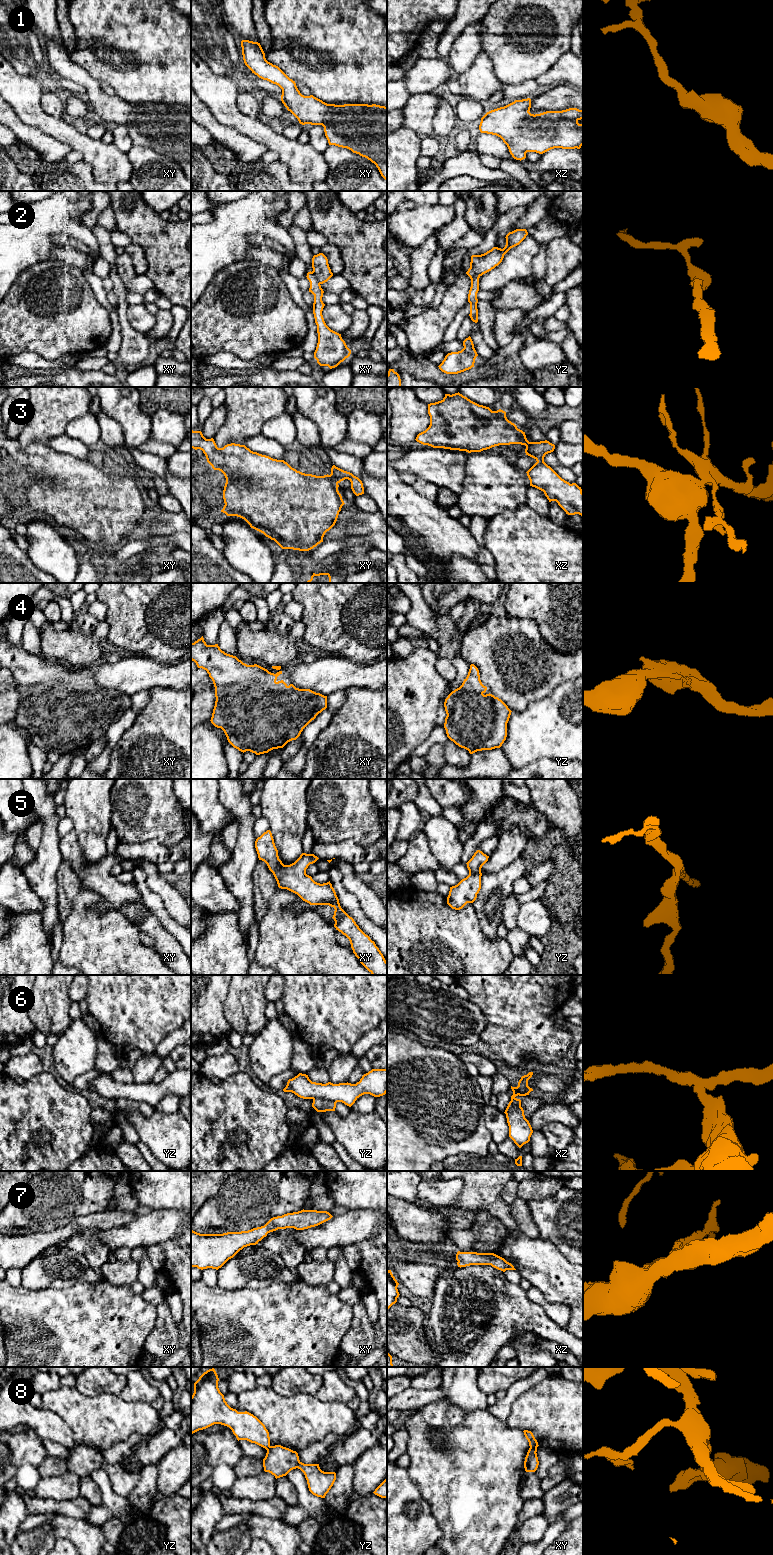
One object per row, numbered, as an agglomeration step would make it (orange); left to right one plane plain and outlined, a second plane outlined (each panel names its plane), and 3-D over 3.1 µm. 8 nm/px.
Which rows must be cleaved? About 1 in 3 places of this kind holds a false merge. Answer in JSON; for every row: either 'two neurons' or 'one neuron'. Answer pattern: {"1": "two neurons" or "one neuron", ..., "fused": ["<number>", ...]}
{"1": "one neuron", "2": "two neurons", "3": "two neurons", "4": "one neuron", "5": "one neuron", "6": "two neurons", "7": "one neuron", "8": "two neurons", "fused": ["2", "3", "6", "8"]}

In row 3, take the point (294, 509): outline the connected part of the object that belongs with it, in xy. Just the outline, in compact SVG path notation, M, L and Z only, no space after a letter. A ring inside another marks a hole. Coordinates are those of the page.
M191 430L191 448L200 449L214 470L221 471L226 483L223 490L224 507L221 512L227 516L244 519L251 528L274 540L282 549L309 551L323 542L323 537L336 523L339 512L345 504L338 491L338 483L331 475L316 476L292 468L284 460L251 451L245 445L227 444L218 448L214 439L206 439L201 431Z

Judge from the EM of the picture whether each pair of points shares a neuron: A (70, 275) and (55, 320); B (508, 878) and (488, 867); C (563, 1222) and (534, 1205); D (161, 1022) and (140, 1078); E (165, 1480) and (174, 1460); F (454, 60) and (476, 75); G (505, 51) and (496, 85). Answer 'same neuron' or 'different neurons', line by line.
A: same neuron
B: different neurons
C: same neuron
D: different neurons
E: same neuron
F: different neurons
G: different neurons

